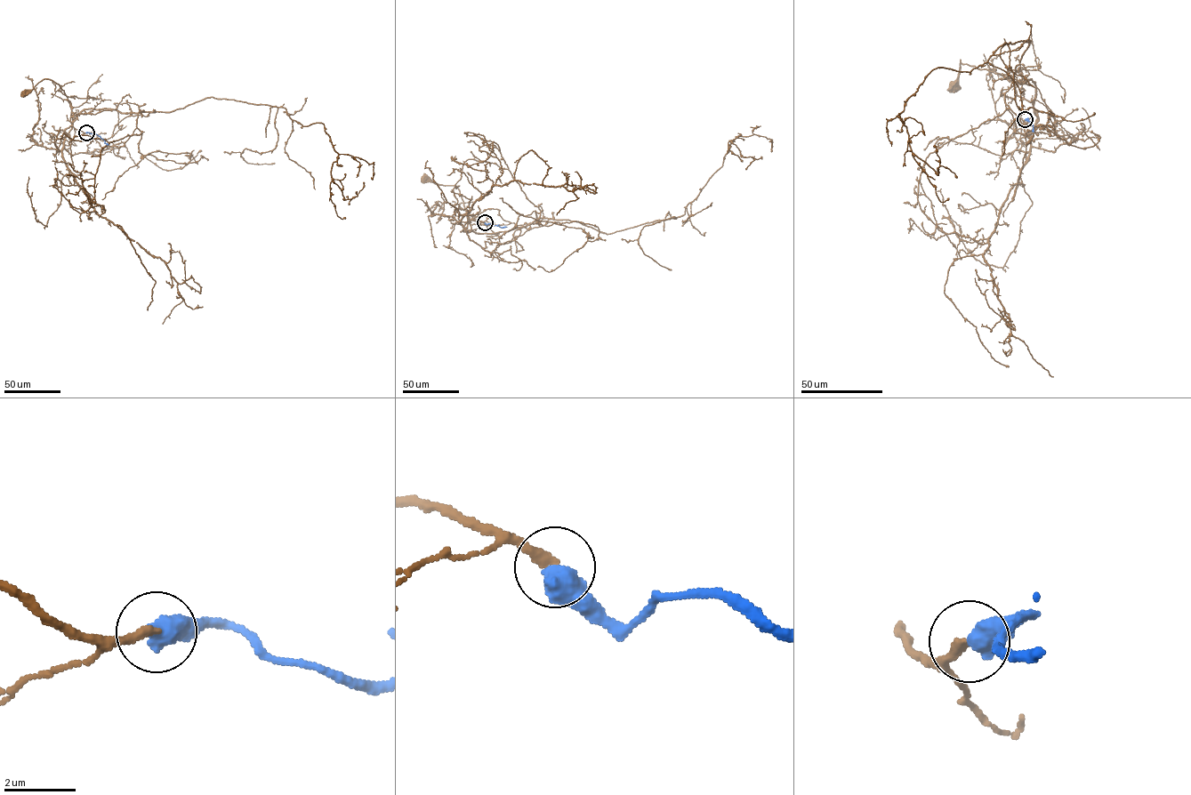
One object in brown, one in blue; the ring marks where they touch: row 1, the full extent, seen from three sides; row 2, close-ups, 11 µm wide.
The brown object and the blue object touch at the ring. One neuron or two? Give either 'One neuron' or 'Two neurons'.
One neuron

